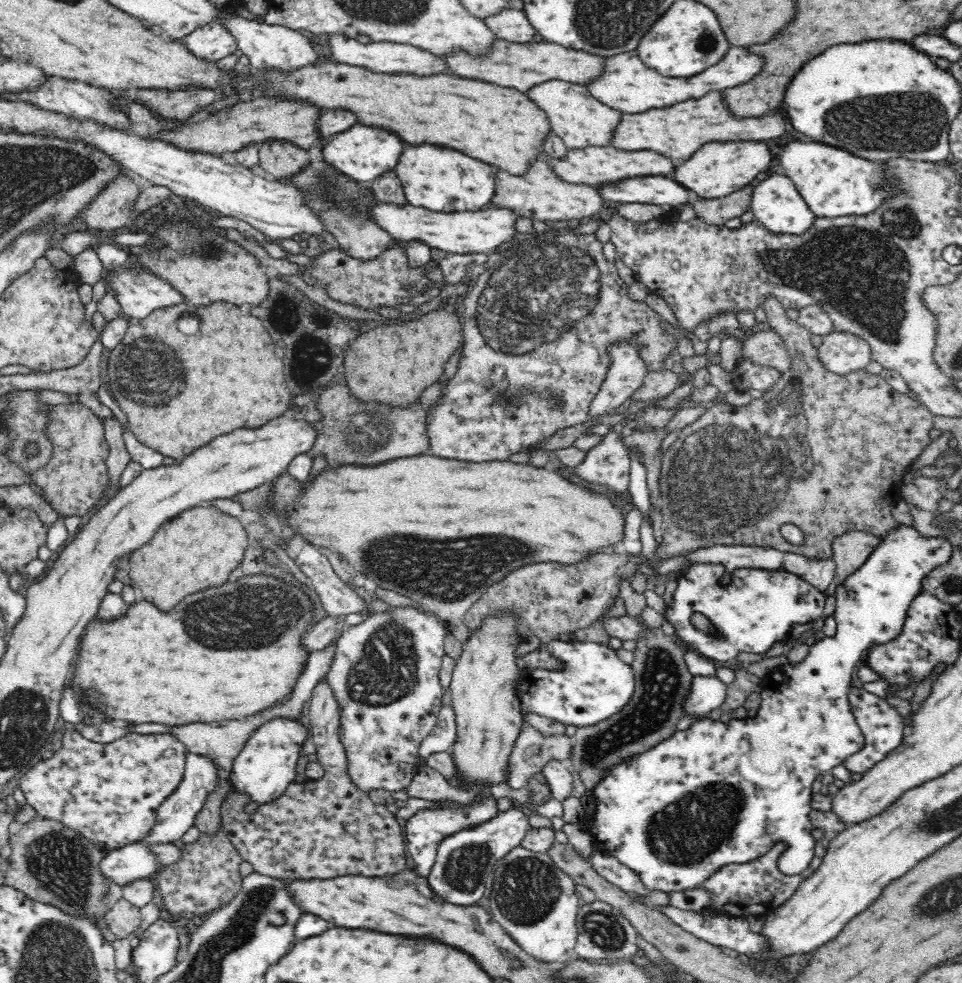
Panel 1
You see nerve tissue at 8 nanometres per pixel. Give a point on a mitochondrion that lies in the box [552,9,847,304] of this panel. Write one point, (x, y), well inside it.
(706, 43)

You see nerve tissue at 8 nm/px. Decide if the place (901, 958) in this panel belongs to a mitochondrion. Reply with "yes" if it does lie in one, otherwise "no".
no

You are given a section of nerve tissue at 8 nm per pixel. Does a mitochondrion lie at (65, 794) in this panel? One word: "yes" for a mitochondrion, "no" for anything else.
no

